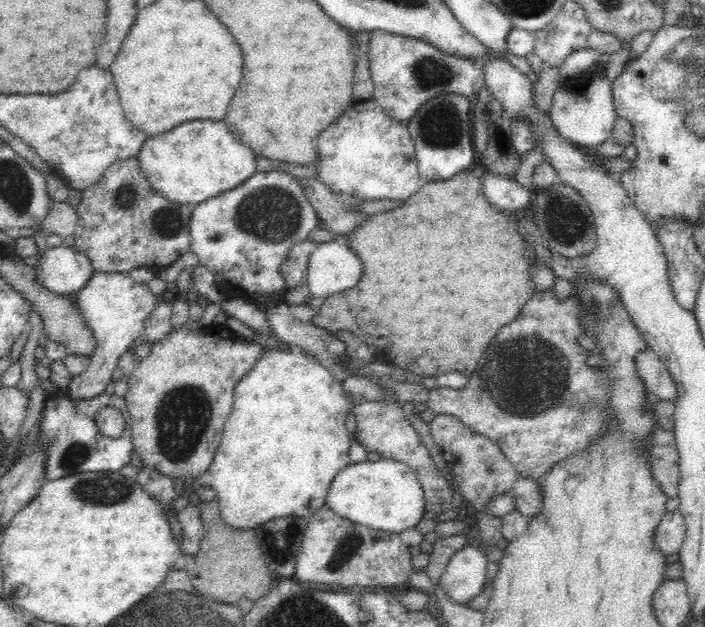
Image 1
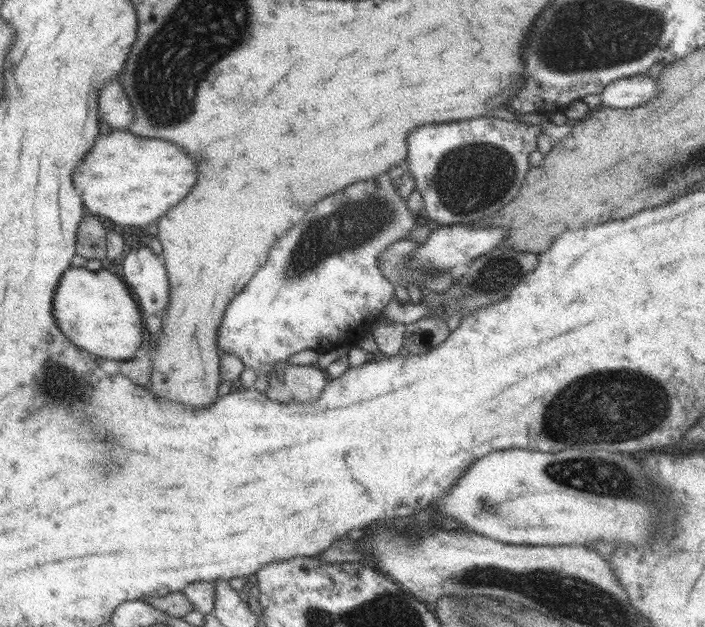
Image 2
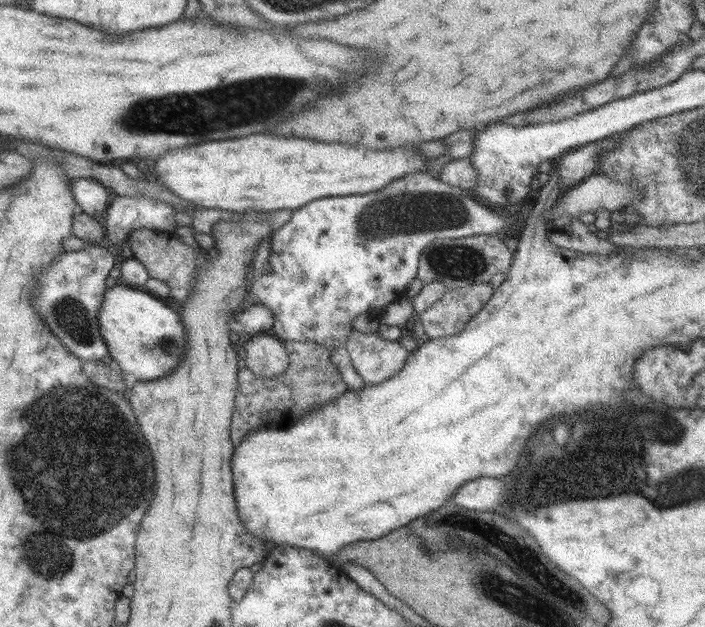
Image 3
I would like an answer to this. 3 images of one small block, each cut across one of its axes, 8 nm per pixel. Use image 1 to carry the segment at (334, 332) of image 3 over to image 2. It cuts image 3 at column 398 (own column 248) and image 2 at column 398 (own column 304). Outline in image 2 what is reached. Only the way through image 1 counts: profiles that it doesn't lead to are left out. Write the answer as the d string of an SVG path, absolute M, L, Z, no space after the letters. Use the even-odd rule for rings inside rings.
M387 173L379 174L377 177L360 181L347 186L343 191L338 191L325 198L322 198L317 204L309 207L301 224L288 230L281 238L278 238L269 249L267 260L257 269L252 278L247 282L242 292L234 296L225 307L222 319L217 327L216 347L219 353L226 352L236 356L244 368L252 368L257 373L262 373L268 369L274 362L286 362L292 354L297 354L301 350L315 348L337 348L355 347L357 342L370 332L372 323L382 314L385 305L394 298L393 291L395 284L391 283L385 274L376 265L376 258L379 253L392 242L407 238L407 233L417 224L417 214L407 211L406 198L400 198L393 187L393 180Z

